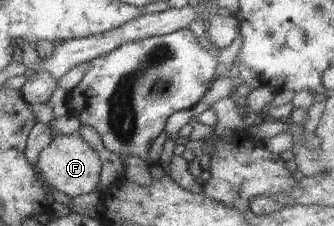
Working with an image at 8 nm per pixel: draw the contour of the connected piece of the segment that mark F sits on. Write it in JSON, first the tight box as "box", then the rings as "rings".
{"box":[37,133,101,198],"rings":[[[77,133],[71,135],[58,134],[52,135],[51,141],[39,152],[37,167],[44,181],[51,188],[71,198],[96,190],[95,186],[99,181],[99,171],[101,171],[101,161],[97,152]]]}

